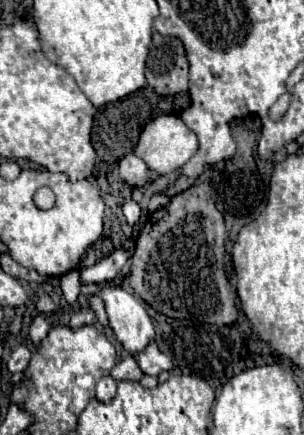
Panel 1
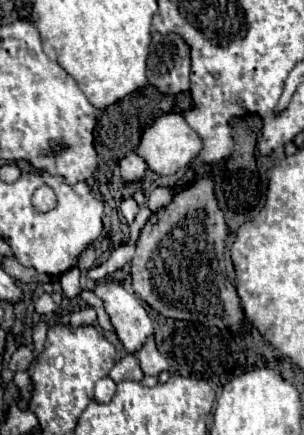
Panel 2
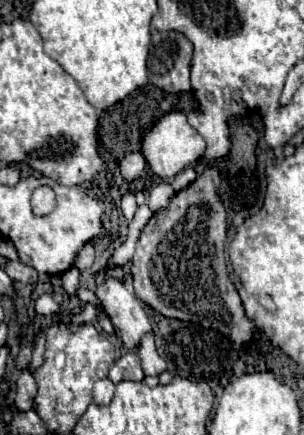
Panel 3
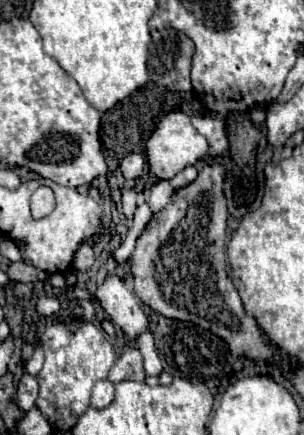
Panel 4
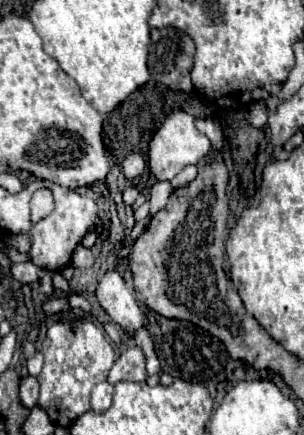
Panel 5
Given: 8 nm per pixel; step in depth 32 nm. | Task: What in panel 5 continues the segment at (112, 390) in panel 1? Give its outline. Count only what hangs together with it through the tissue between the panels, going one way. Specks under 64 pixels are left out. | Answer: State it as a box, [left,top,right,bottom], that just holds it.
[90,382,114,412]

